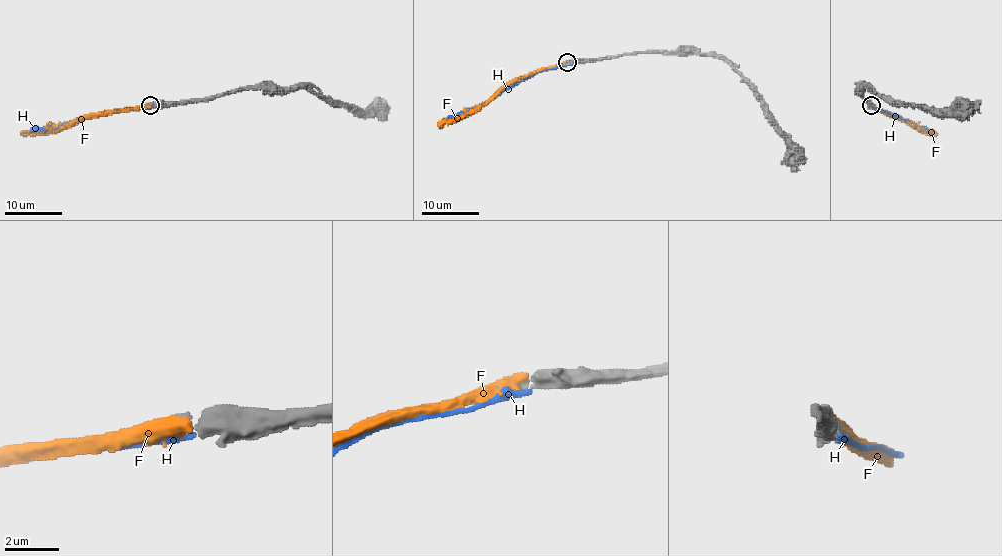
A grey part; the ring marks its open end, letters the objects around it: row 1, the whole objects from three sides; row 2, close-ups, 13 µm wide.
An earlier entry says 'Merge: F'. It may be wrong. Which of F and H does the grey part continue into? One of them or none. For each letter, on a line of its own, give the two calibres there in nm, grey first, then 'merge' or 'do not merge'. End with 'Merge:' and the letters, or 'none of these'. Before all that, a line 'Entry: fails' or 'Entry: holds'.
Entry: holds
F: 440/600 nm | merge
H: 440/380 nm | do not merge
Merge: F

